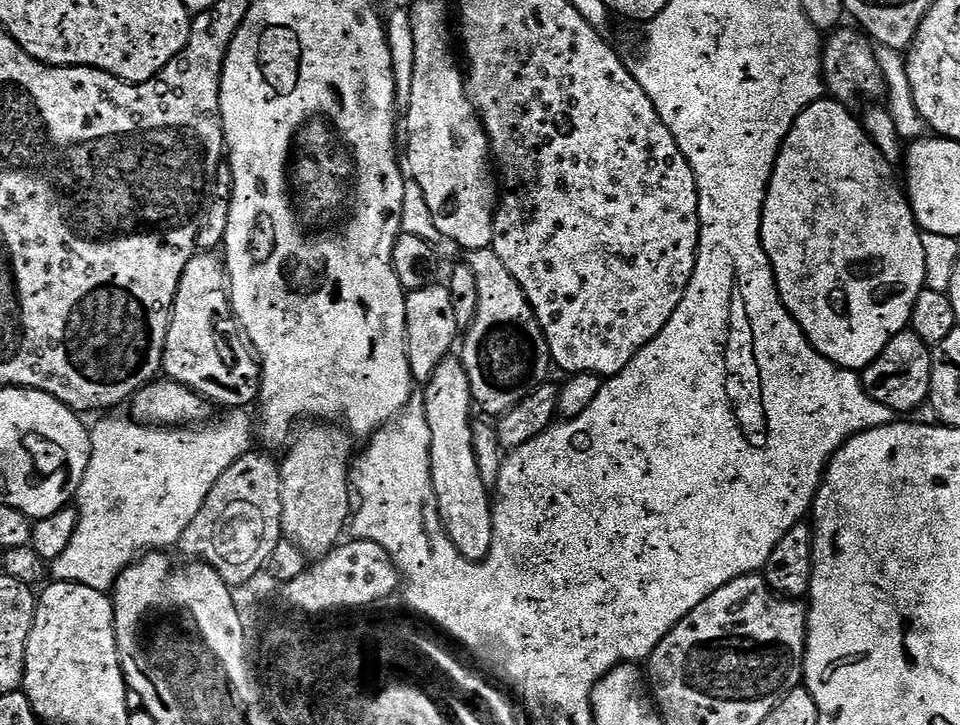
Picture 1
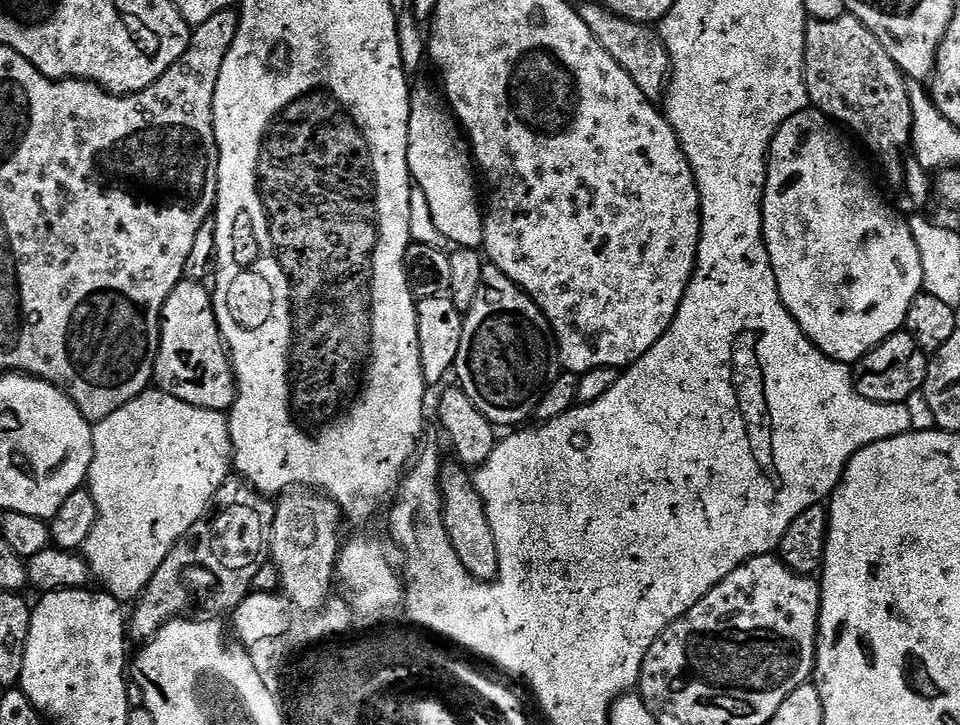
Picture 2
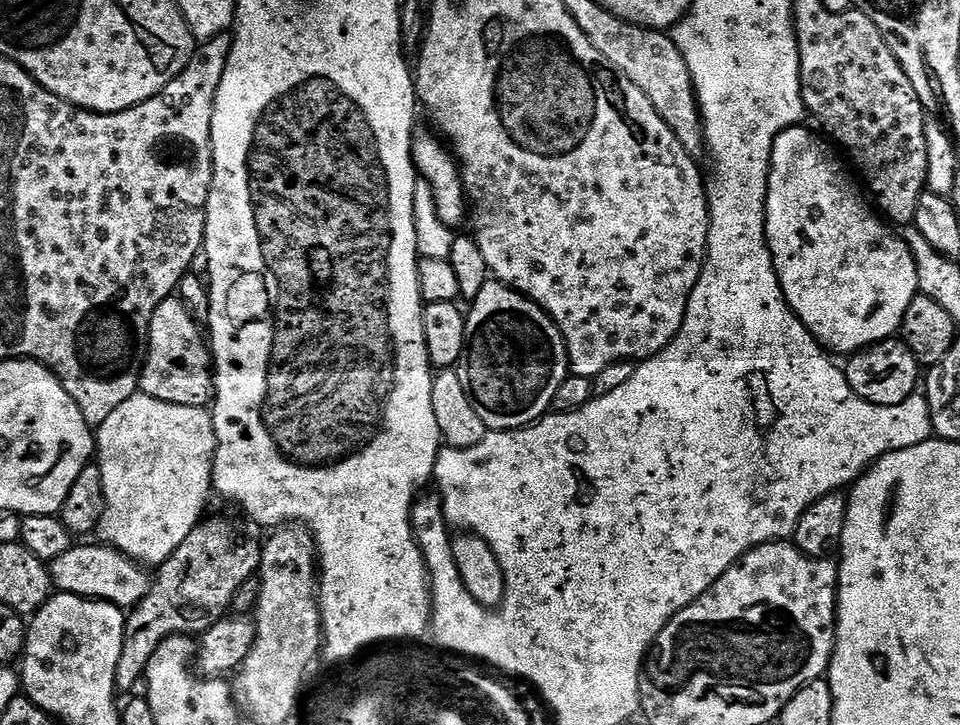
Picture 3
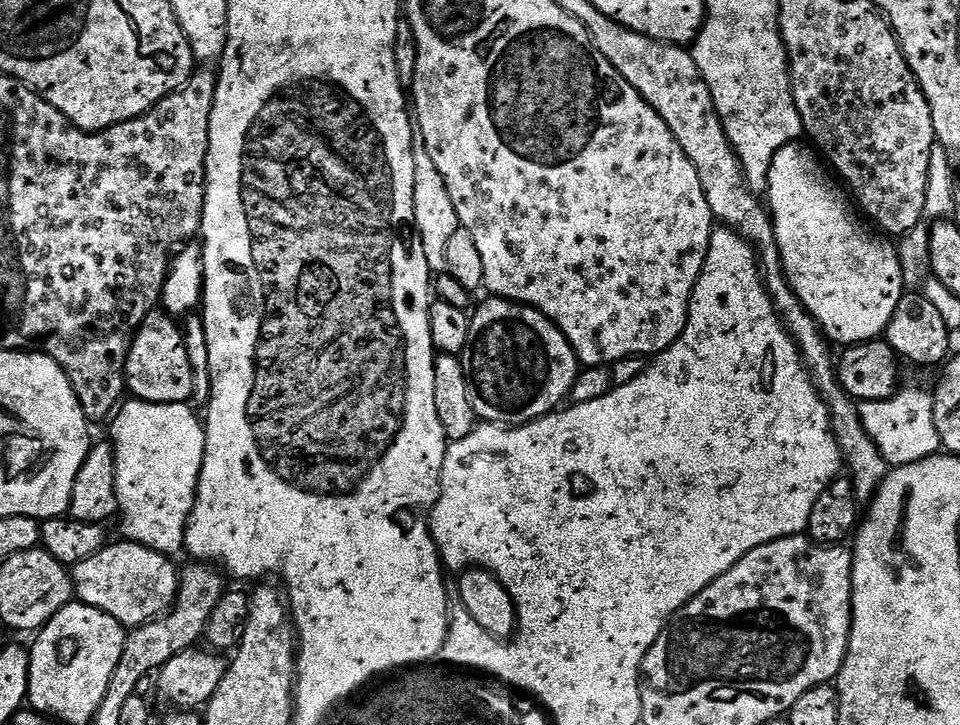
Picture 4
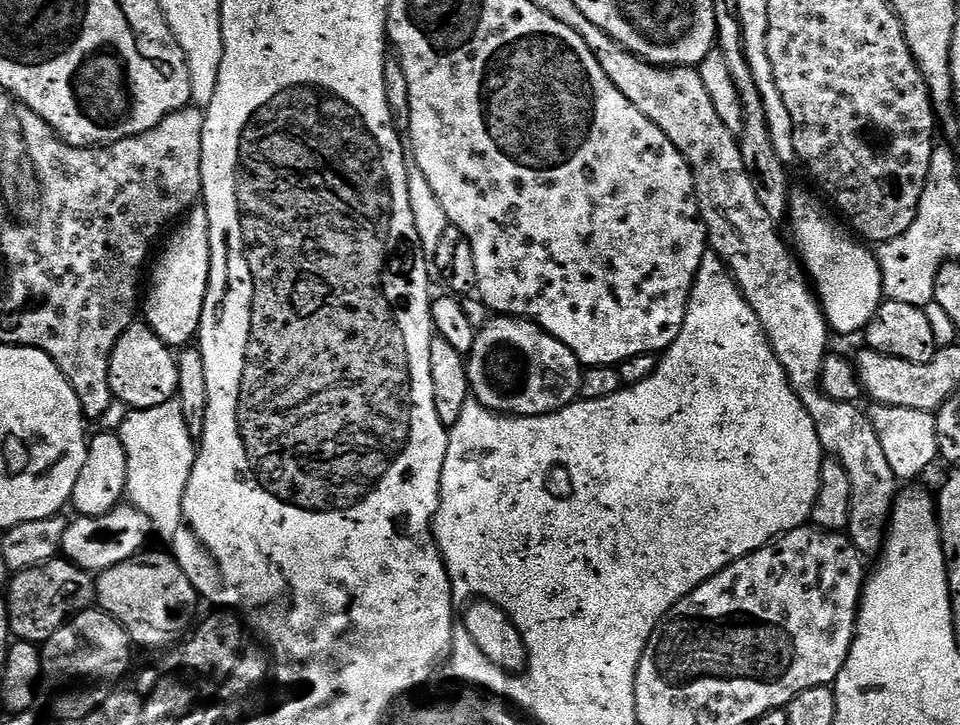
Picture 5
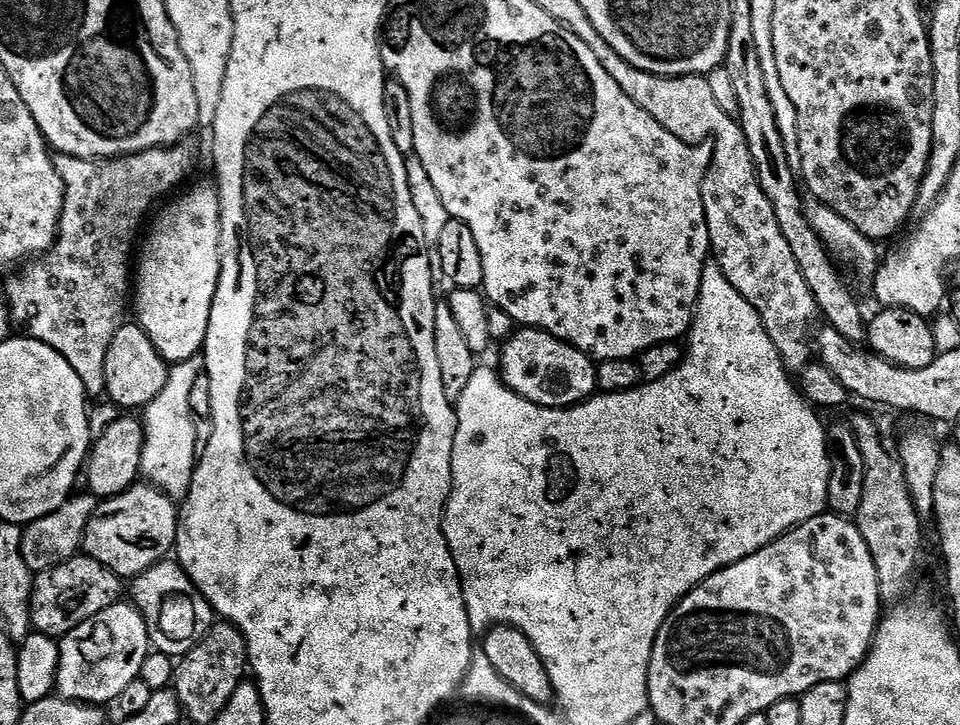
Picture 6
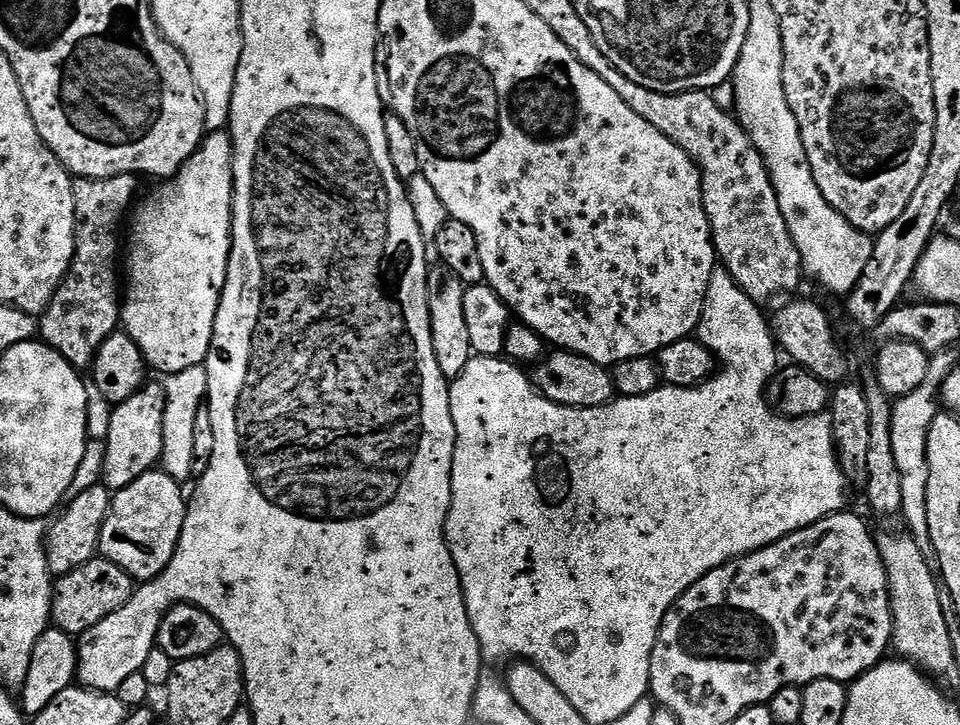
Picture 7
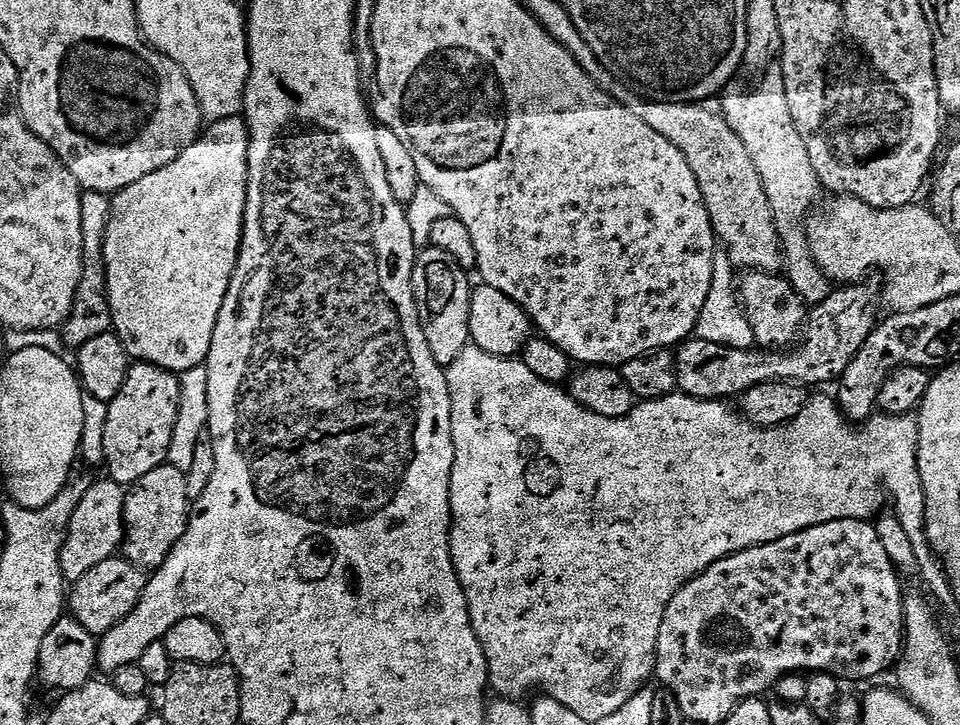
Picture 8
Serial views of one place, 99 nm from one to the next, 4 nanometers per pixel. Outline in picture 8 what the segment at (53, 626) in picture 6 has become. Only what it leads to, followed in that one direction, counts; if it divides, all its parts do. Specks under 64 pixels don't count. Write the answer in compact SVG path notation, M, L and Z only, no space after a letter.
M117 554L102 562L102 566L94 566L94 570L86 574L86 578L71 585L66 608L74 619L82 622L86 630L90 630L92 636L99 638L121 624L132 613L147 585L148 576L145 569L134 566L129 560L125 560L123 555Z

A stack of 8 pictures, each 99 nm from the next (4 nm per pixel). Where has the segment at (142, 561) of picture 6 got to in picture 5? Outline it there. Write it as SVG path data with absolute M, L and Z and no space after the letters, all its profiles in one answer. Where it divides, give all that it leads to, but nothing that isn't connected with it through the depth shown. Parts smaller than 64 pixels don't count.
M121 502L114 510L101 516L77 515L68 525L66 534L62 538L60 551L63 559L72 561L79 568L99 574L118 562L124 562L149 547L148 539L153 539L152 522L146 513L138 509L131 502Z

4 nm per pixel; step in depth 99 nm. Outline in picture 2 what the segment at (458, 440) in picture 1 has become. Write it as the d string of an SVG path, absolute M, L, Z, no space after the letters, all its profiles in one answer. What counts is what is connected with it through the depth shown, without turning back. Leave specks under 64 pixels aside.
M445 463L440 477L440 488L444 497L446 534L454 546L454 554L458 554L462 566L466 566L466 570L475 580L495 581L500 575L498 546L494 542L494 530L490 530L490 522L484 513L482 498L476 494L473 477L459 463Z

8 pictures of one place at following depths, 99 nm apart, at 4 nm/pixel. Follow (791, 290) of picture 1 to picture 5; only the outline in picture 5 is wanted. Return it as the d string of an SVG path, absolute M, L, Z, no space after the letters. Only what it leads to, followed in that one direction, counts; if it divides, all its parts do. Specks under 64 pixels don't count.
M800 192L797 196L795 193L791 197L790 221L796 231L795 247L802 267L824 307L828 327L833 333L852 336L855 332L863 333L867 329L868 323L886 299L883 270L877 253L873 250L871 252L868 249L871 247L857 239L839 219L836 221L824 209L825 201L821 200L808 192Z

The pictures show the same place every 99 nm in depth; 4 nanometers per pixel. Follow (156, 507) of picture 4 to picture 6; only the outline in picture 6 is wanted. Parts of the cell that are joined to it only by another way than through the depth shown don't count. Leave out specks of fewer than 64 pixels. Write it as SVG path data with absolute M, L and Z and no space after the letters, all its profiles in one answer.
M203 355L171 365L166 390L162 390L162 394L158 394L158 398L154 398L154 402L150 402L142 412L144 446L140 470L143 479L177 502L188 495L198 463L194 418L190 414L190 393L194 391L194 382L198 382L205 372Z

